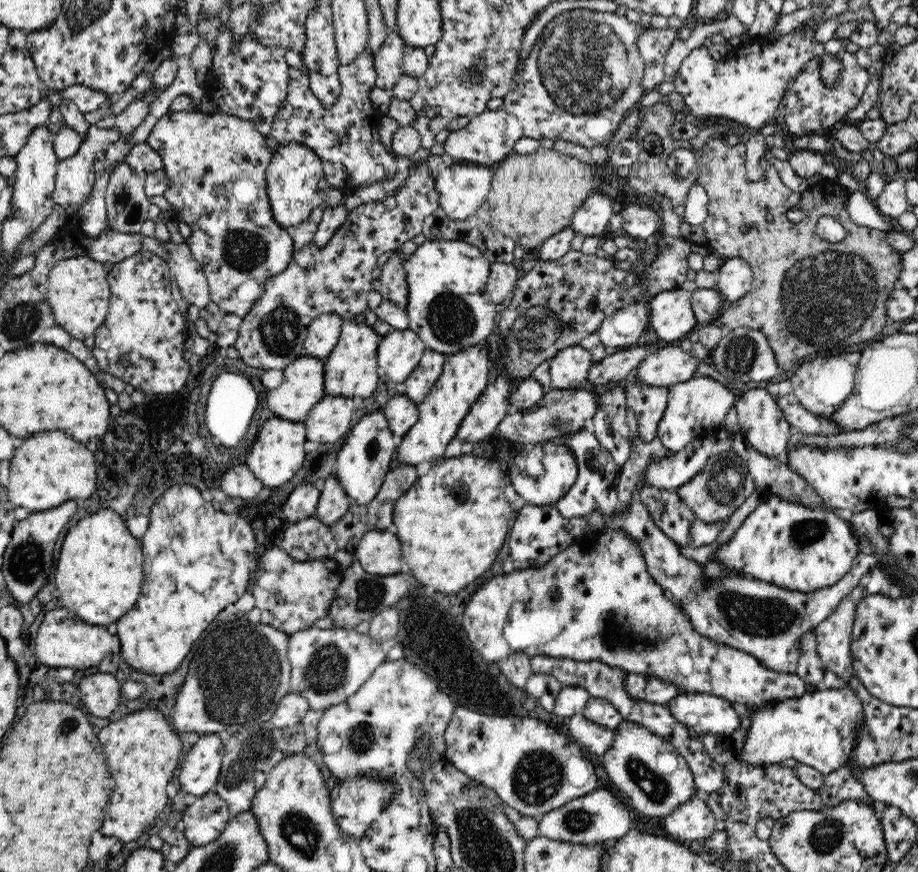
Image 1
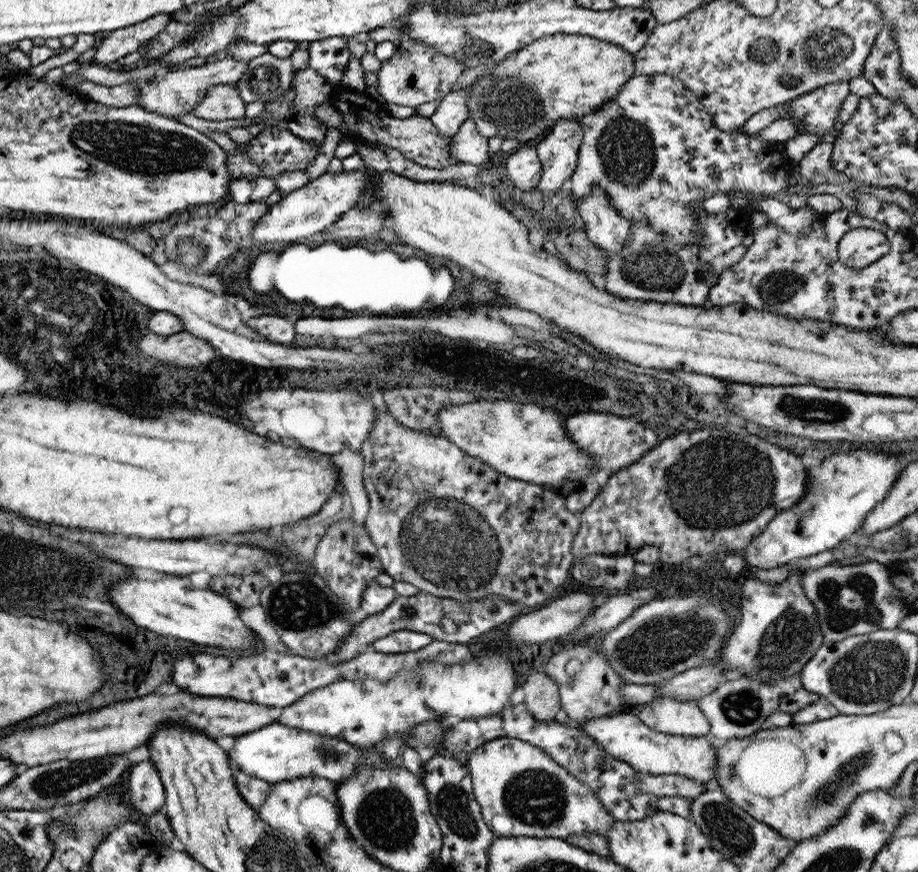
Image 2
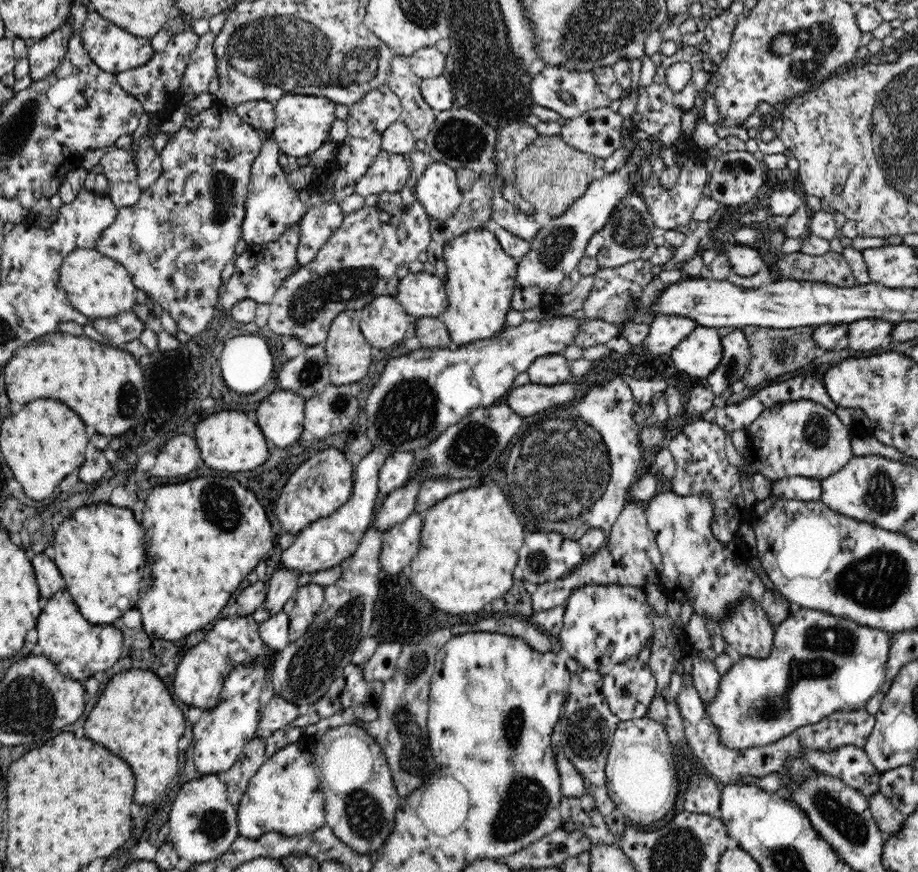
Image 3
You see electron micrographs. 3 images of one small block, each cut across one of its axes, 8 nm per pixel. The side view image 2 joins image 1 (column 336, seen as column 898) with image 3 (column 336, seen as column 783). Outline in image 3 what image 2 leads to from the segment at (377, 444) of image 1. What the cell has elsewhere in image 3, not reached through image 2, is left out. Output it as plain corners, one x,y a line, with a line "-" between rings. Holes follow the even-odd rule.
371,451
362,460
358,460
358,464
353,464
352,496
336,512
311,522
295,535
292,544
281,552
284,568
301,574
304,572
314,574
332,566
339,566
342,560
356,552
358,544
374,520
376,505
381,496
378,484
379,472
386,458
387,456
380,452

